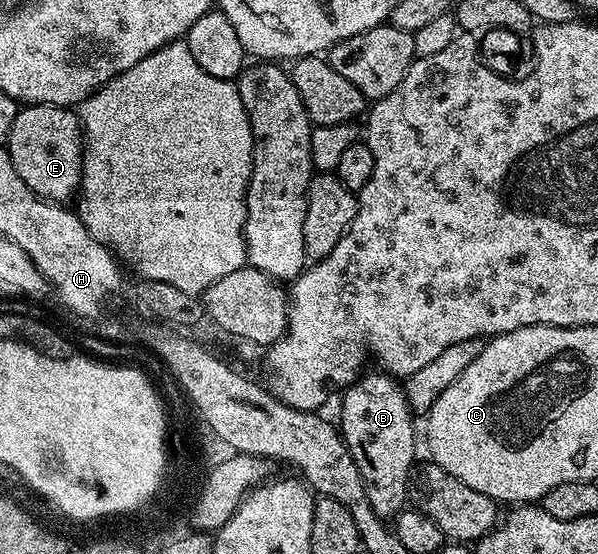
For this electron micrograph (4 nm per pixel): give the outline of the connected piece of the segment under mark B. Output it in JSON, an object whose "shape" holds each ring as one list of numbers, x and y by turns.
{"shape":[[365,372,343,390,338,428,358,467,370,507,378,516,392,519,405,508,404,500,410,497,410,478,417,464,416,425,403,384,391,373,375,372]]}

